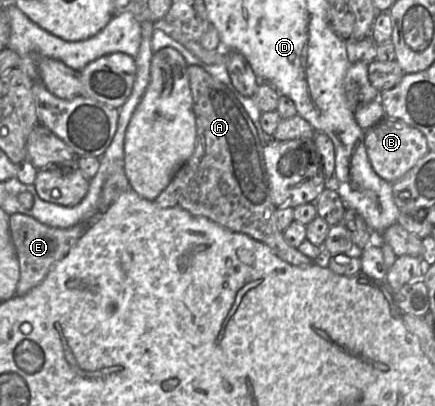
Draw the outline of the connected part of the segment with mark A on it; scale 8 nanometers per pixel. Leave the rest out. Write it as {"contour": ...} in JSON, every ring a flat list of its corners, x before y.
{"contour":[[188,65,187,72,196,120,195,150,154,203,161,208,185,209,230,231,246,234,266,244,279,258,292,265,313,263,285,241,277,225,277,207,270,195,263,147,246,110,225,84,202,67]]}

